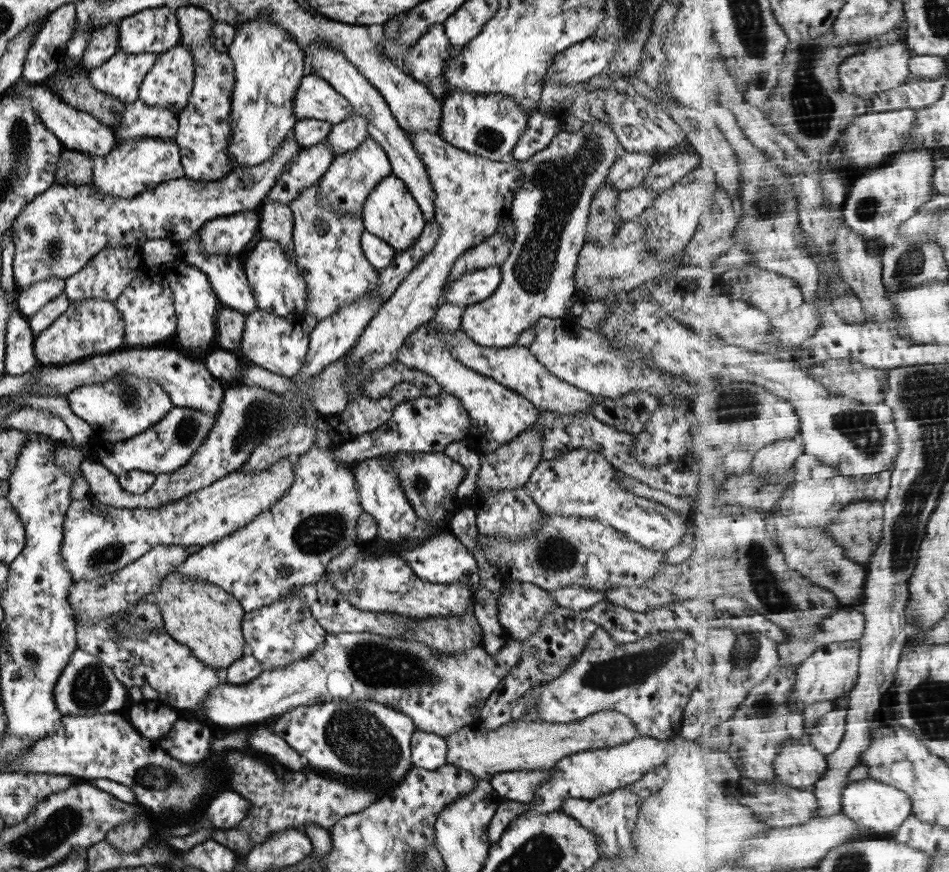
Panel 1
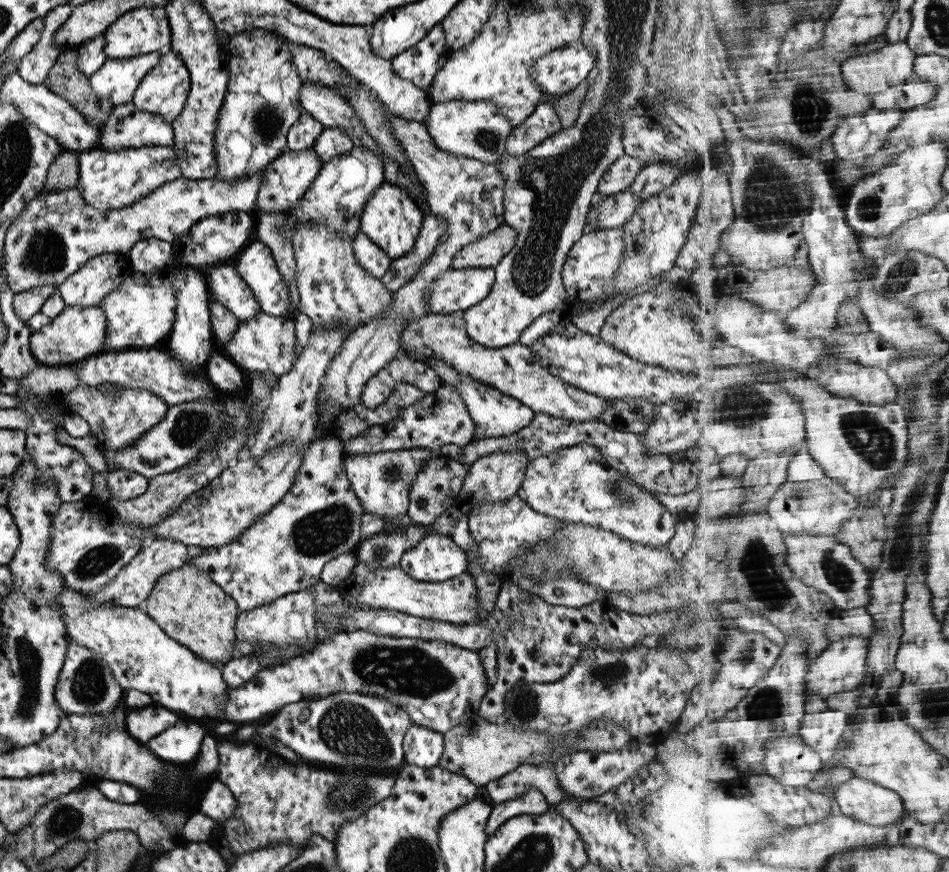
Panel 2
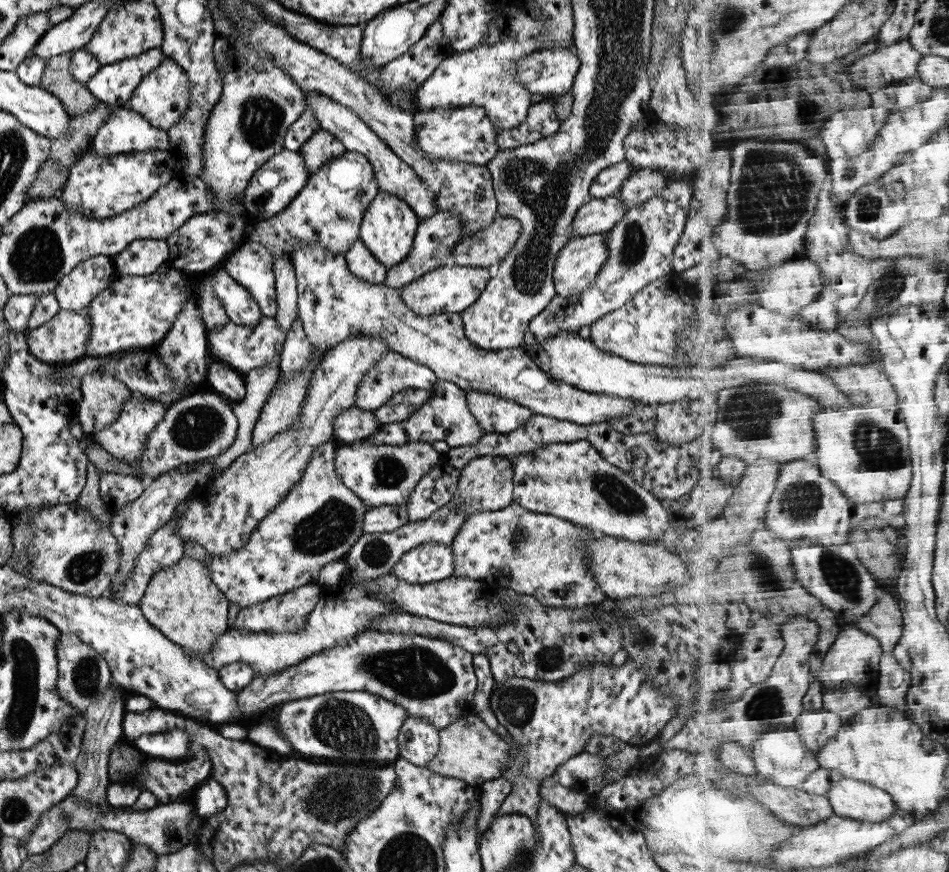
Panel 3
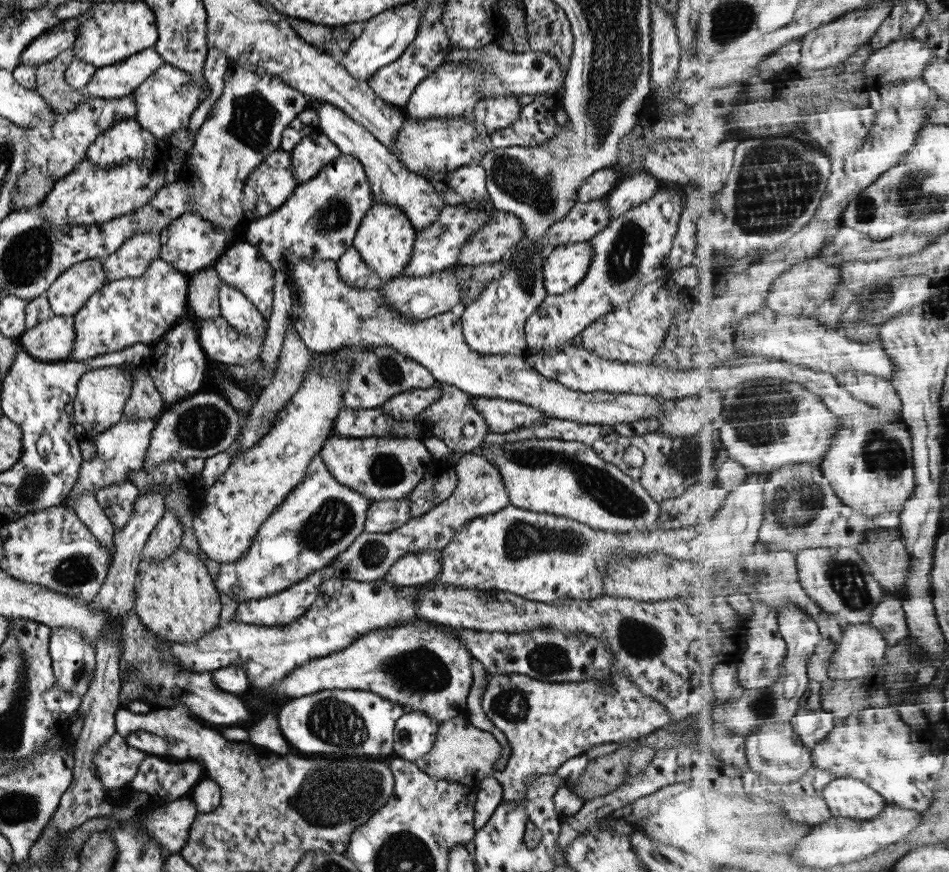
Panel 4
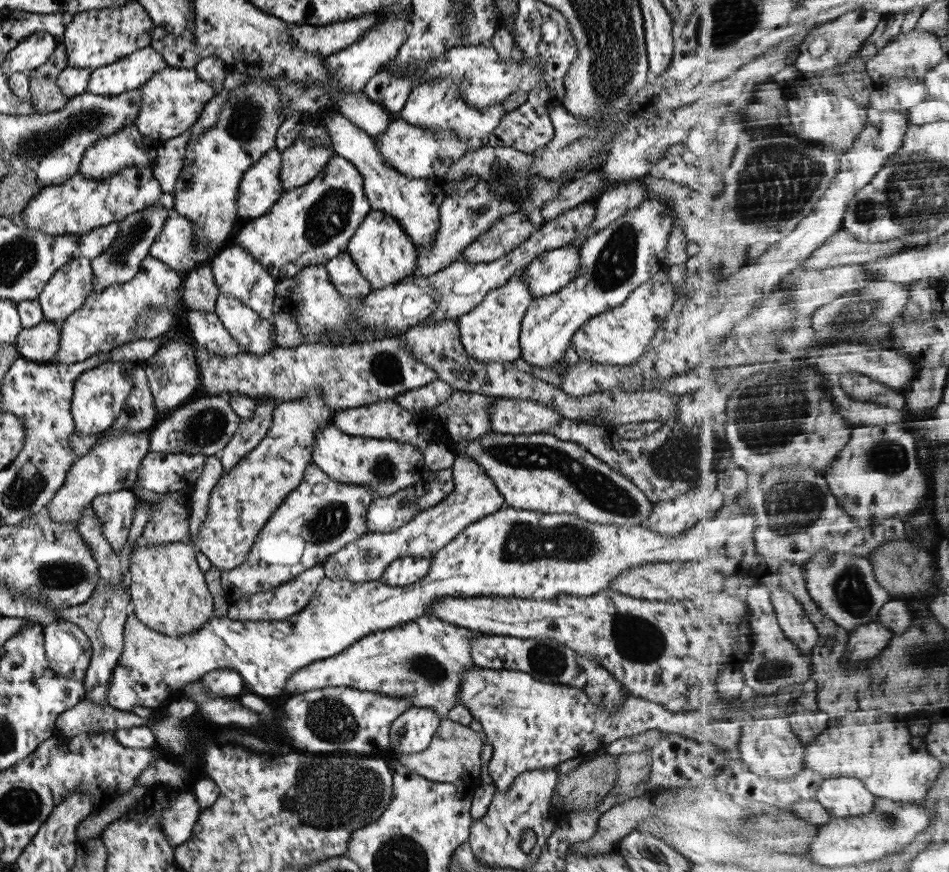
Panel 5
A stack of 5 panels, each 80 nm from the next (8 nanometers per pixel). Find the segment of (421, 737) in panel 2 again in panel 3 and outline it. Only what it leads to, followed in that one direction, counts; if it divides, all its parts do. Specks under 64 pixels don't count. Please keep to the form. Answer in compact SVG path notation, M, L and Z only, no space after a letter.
M405 717L396 736L398 756L425 767L437 752L438 728L421 719Z

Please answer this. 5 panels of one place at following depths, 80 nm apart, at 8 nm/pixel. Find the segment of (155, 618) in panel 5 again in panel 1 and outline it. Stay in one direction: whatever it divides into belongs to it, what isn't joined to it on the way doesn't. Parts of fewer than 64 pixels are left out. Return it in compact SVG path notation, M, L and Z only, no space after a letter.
M173 572L162 578L154 596L164 631L175 642L186 646L205 666L215 670L227 668L242 655L245 642L241 634L241 618L244 612L232 594L214 584Z

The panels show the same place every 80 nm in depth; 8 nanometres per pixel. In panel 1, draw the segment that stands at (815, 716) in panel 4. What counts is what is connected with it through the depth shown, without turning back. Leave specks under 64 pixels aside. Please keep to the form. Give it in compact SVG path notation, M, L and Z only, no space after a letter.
M834 708L819 719L817 726L806 730L809 744L824 755L832 755L841 746L847 724L848 709Z

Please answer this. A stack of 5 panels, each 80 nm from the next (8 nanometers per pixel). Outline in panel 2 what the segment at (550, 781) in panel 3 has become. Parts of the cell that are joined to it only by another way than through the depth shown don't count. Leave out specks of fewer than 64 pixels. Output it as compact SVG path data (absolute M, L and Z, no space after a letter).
M519 764L511 773L489 781L485 787L485 794L491 800L491 806L508 801L513 796L520 795L528 788L535 788L549 806L554 806L564 800L582 800L565 792L559 785L554 771L550 766Z

